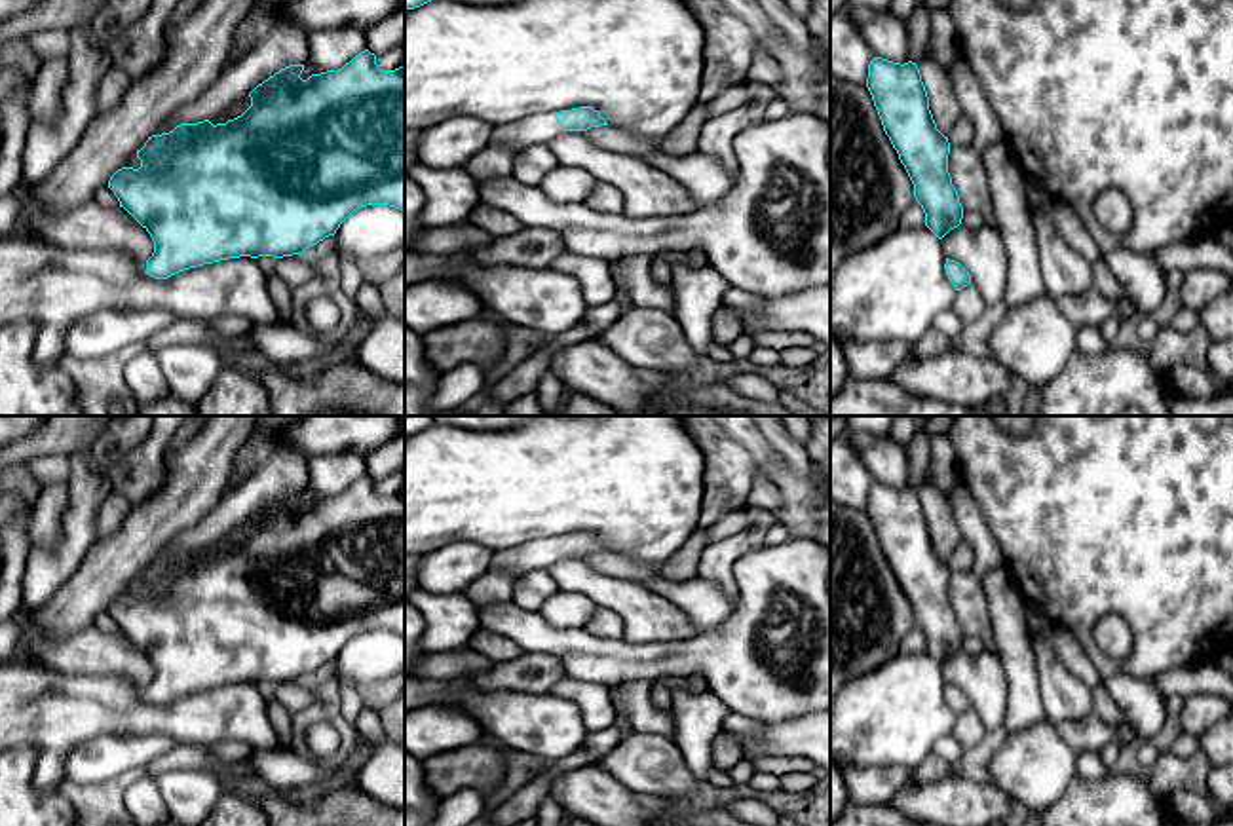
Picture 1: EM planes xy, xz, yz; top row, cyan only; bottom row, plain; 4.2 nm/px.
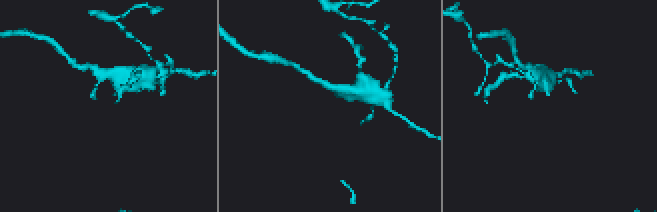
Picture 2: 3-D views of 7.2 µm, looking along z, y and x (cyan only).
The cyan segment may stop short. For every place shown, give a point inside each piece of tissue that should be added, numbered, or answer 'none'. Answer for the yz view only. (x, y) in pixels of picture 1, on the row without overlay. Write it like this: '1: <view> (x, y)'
none

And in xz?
1: xz (534, 555)

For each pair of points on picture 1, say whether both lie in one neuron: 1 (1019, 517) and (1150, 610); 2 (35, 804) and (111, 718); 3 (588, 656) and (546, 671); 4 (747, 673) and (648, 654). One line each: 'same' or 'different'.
1: same
2: different
3: different
4: same

